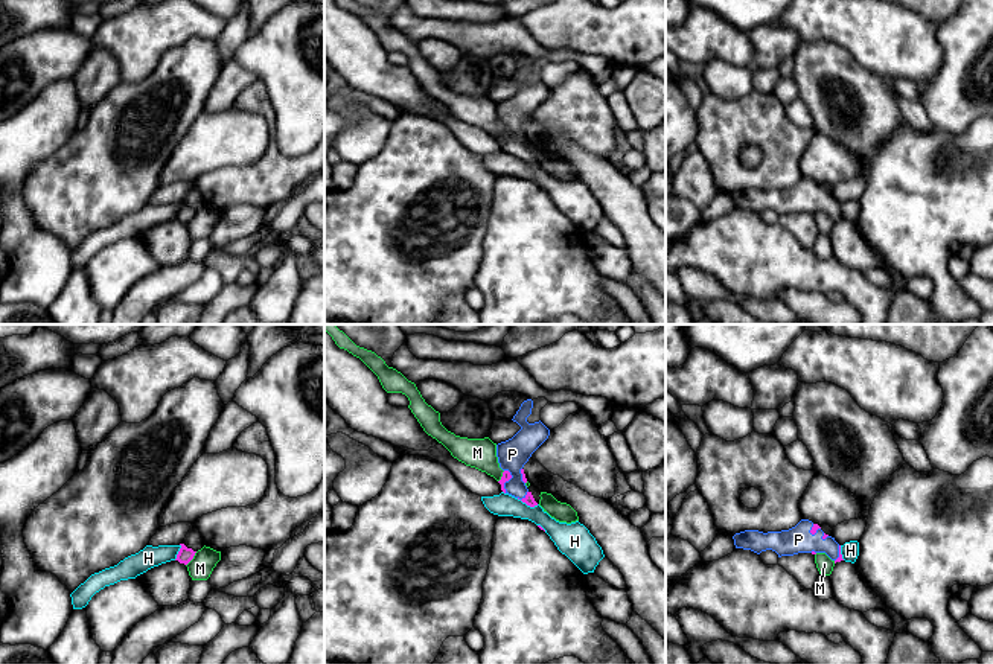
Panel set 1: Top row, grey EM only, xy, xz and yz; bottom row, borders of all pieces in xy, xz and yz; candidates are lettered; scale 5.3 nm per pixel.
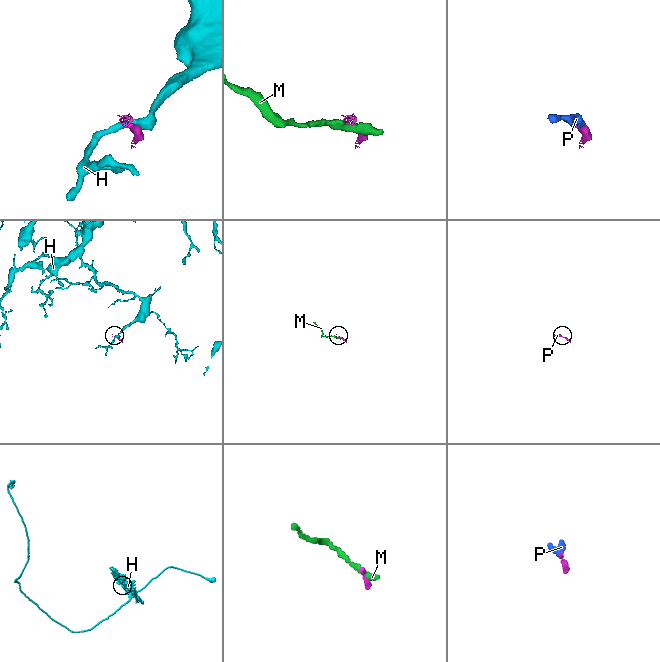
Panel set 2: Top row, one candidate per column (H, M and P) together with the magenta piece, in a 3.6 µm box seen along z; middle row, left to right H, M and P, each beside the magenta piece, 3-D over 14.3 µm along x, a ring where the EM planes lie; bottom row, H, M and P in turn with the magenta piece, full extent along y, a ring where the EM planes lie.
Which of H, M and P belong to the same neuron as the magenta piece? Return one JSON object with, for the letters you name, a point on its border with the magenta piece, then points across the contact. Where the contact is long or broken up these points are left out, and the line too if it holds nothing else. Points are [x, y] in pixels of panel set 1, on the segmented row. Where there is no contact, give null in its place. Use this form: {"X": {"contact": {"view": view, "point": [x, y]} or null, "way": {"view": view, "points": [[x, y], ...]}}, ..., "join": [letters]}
{"P": {"contact": {"view": "xz", "point": [523, 498]}, "way": {"view": "xz", "points": [[529, 500], [523, 498], [514, 483], [512, 454]]}}, "join": ["P"]}

